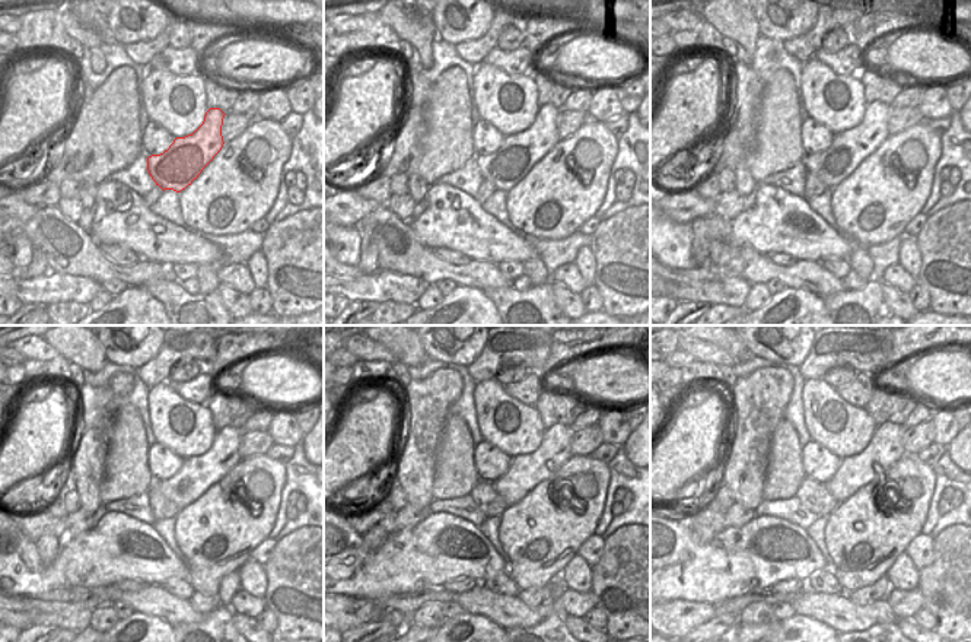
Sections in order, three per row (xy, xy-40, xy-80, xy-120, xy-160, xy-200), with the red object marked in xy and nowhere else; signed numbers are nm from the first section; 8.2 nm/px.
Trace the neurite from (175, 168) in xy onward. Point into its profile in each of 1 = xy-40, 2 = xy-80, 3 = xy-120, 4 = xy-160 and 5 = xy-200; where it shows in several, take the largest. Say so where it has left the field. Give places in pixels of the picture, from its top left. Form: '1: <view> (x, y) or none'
1: xy-40 (511, 162)
2: xy-80 (849, 149)
3: xy-120 (197, 473)
4: xy-160 (527, 470)
5: xy-200 (885, 448)

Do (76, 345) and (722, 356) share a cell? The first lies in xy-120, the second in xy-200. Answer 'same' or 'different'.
different

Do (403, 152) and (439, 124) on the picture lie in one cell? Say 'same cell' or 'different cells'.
same cell

